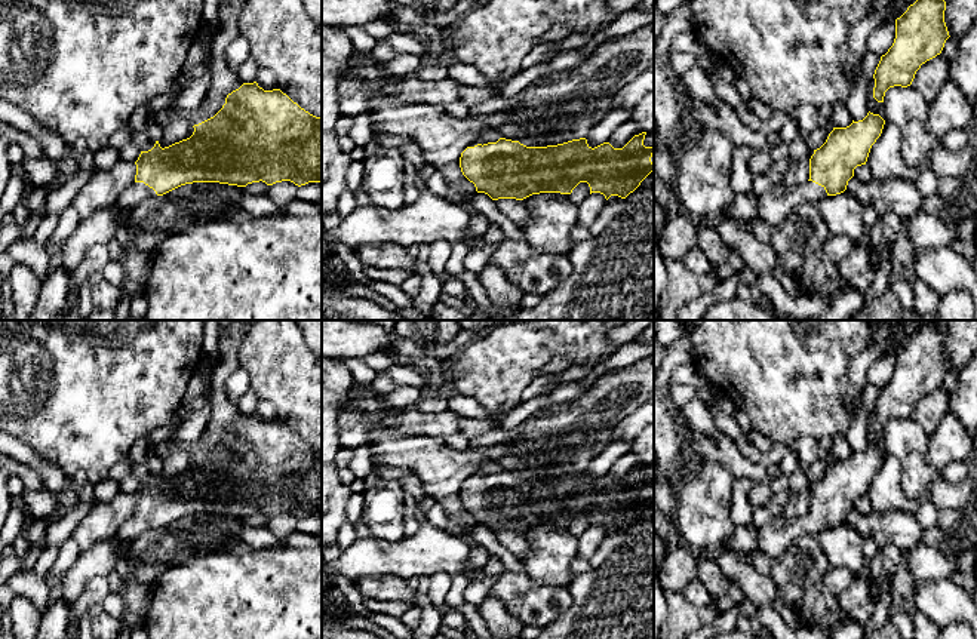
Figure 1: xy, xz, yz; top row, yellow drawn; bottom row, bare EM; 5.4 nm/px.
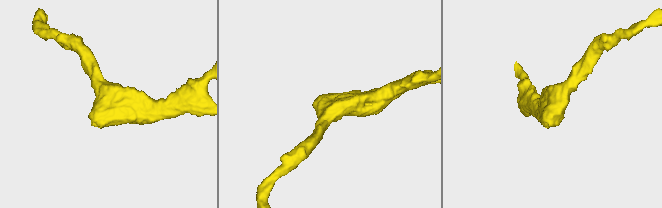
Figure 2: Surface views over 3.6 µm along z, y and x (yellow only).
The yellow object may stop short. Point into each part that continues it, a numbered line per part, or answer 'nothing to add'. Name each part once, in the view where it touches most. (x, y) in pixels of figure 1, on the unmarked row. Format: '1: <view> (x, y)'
1: xz (487, 467)

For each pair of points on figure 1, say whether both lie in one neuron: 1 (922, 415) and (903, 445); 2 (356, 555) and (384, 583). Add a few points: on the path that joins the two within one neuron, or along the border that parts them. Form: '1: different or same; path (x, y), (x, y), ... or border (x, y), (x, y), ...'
1: different; border (911, 417), (928, 436)
2: different; border (405, 578), (366, 575), (353, 581)

